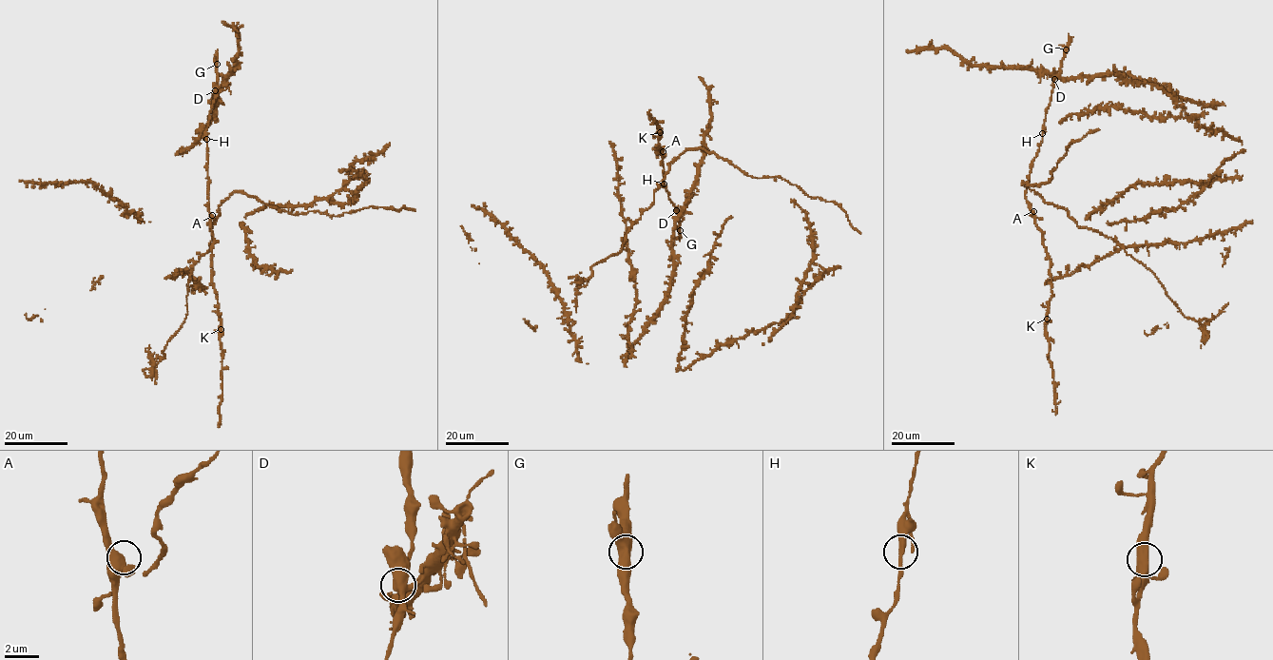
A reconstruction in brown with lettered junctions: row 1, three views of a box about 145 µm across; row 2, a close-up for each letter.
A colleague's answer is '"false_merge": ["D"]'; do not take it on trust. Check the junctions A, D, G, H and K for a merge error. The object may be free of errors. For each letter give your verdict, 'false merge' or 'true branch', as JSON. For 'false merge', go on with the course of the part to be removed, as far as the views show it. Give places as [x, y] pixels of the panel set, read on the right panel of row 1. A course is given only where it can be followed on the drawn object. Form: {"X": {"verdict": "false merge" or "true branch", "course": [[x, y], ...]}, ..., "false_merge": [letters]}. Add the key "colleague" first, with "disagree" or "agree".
{"colleague": "agree", "A": {"verdict": "true branch"}, "D": {"verdict": "false merge"}, "G": {"verdict": "true branch"}, "H": {"verdict": "true branch"}, "K": {"verdict": "true branch"}, "false_merge": ["D"]}

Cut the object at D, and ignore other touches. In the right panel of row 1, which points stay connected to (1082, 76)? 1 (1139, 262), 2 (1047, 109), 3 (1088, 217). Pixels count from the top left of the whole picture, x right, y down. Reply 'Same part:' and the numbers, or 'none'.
Same part: 3

